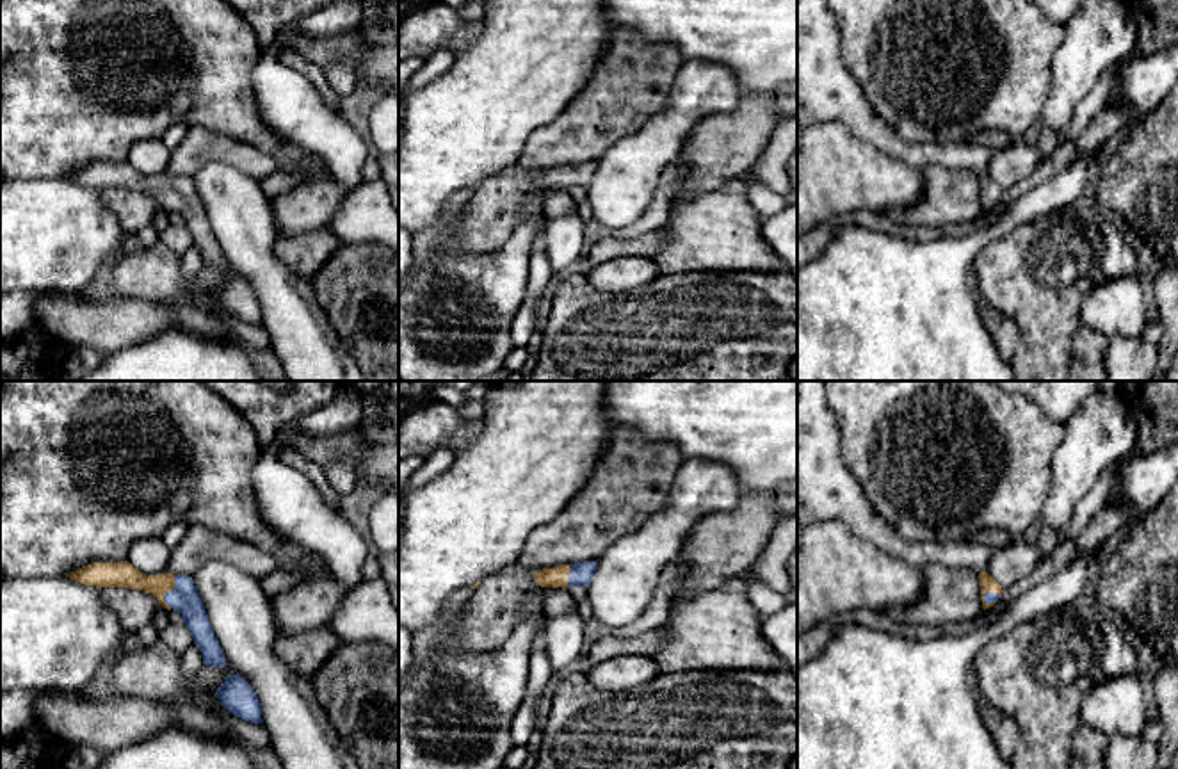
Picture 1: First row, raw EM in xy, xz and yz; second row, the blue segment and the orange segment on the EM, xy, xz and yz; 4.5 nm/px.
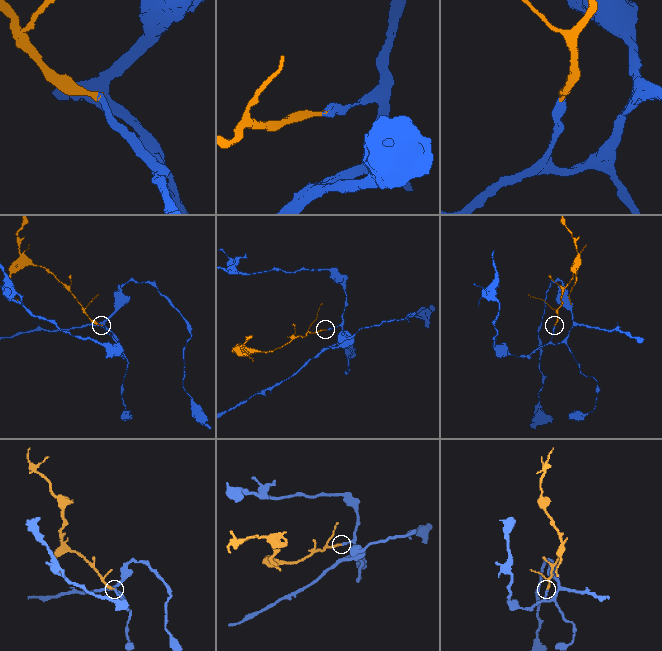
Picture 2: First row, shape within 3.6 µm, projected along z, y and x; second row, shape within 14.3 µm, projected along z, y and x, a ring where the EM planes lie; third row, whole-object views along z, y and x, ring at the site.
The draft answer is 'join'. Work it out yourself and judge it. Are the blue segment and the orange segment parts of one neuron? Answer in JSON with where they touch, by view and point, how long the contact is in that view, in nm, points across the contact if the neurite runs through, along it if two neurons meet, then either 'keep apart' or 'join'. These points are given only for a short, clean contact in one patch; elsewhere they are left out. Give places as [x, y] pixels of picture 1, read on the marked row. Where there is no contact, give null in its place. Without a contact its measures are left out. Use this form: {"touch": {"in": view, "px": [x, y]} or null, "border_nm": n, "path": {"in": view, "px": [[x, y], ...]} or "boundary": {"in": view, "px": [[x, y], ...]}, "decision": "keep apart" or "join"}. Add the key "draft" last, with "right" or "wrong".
{"touch": {"in": "xy", "px": [168, 591]}, "border_nm": 150, "path": {"in": "xy", "px": [[184, 597], [177, 591], [168, 591], [121, 574]]}, "decision": "join", "draft": "right"}

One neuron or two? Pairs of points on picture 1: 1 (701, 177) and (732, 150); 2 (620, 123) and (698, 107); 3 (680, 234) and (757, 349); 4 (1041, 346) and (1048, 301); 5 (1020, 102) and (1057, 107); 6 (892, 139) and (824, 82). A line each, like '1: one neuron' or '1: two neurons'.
1: one neuron
2: two neurons
3: two neurons
4: one neuron
5: two neurons
6: one neuron

